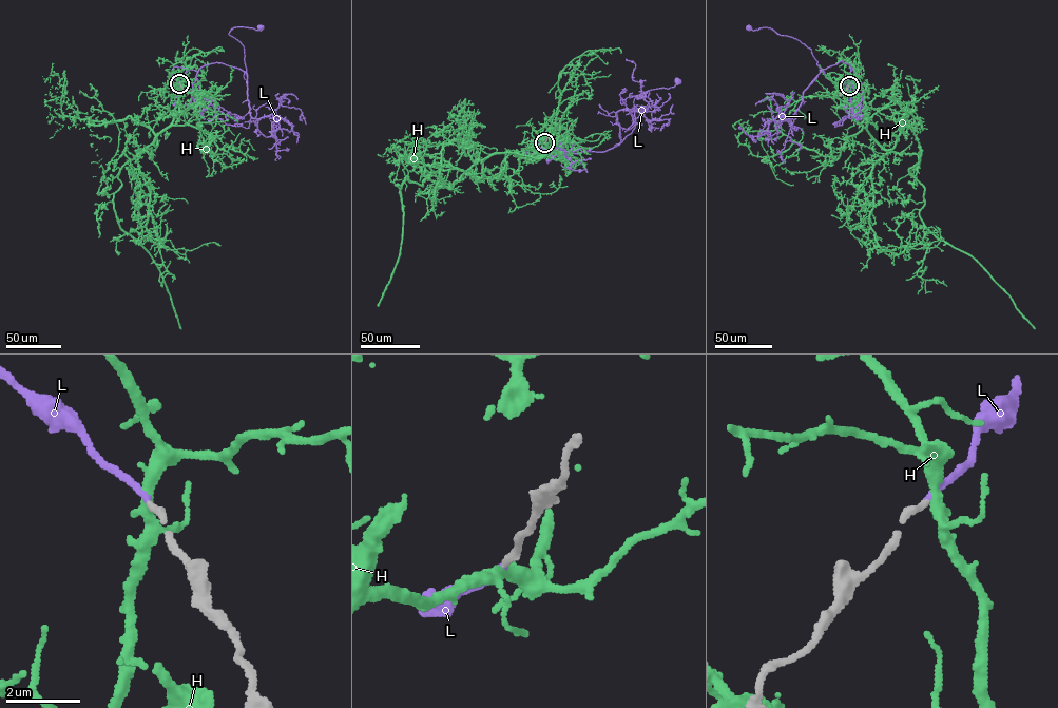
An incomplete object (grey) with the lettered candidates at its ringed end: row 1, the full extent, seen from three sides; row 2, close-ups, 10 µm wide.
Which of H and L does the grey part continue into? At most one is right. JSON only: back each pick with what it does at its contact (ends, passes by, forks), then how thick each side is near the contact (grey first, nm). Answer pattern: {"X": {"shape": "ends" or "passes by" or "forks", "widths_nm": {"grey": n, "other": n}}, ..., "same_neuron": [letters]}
{"L": {"shape": "ends", "widths_nm": {"grey": 190, "other": 150}}, "same_neuron": ["L"]}

